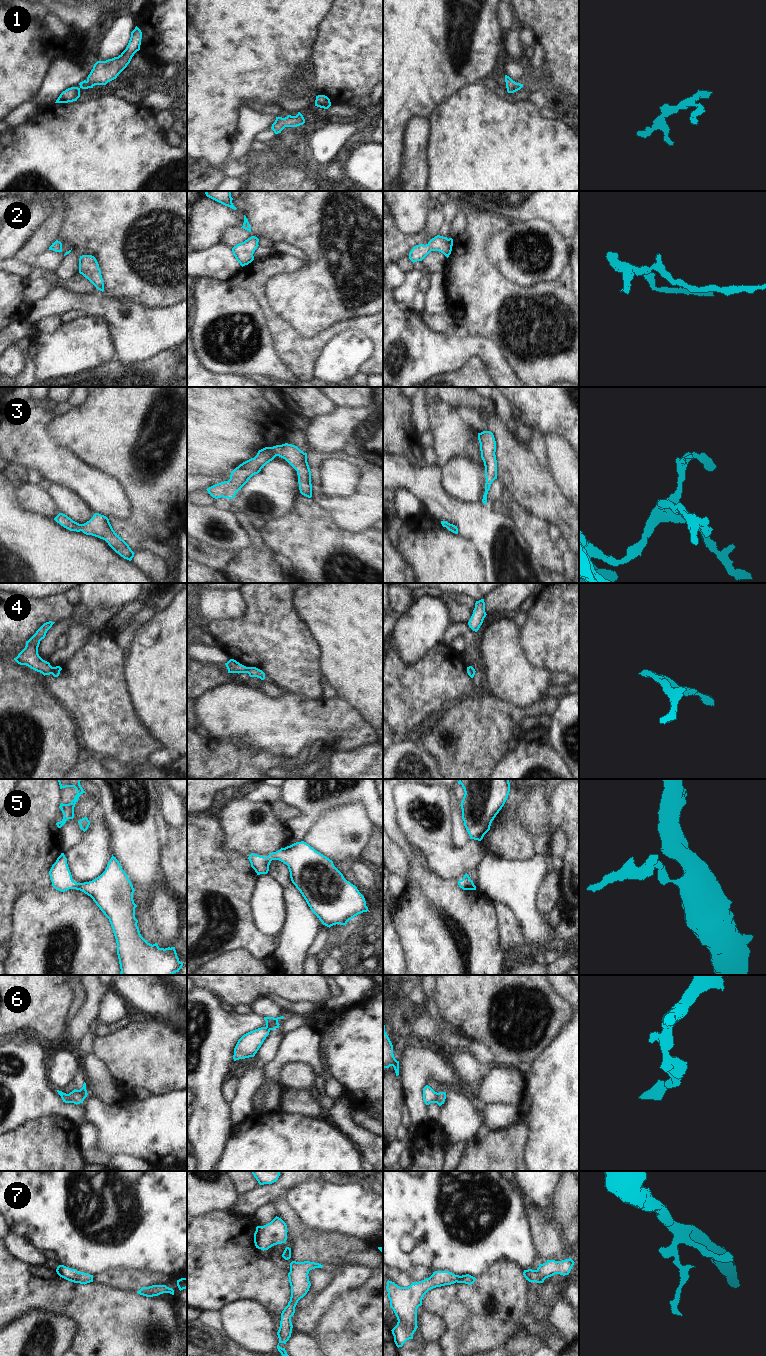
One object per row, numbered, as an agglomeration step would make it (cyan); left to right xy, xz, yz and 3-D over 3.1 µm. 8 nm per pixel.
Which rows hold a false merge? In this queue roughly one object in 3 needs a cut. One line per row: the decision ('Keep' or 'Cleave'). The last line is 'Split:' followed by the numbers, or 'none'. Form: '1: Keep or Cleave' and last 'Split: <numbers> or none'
1: Keep
2: Keep
3: Keep
4: Keep
5: Keep
6: Cleave
7: Keep
Split: 6.

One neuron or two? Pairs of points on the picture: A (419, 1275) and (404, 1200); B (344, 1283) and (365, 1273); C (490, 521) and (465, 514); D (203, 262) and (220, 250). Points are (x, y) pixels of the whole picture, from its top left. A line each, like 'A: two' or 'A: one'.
A: two
B: one
C: one
D: one

